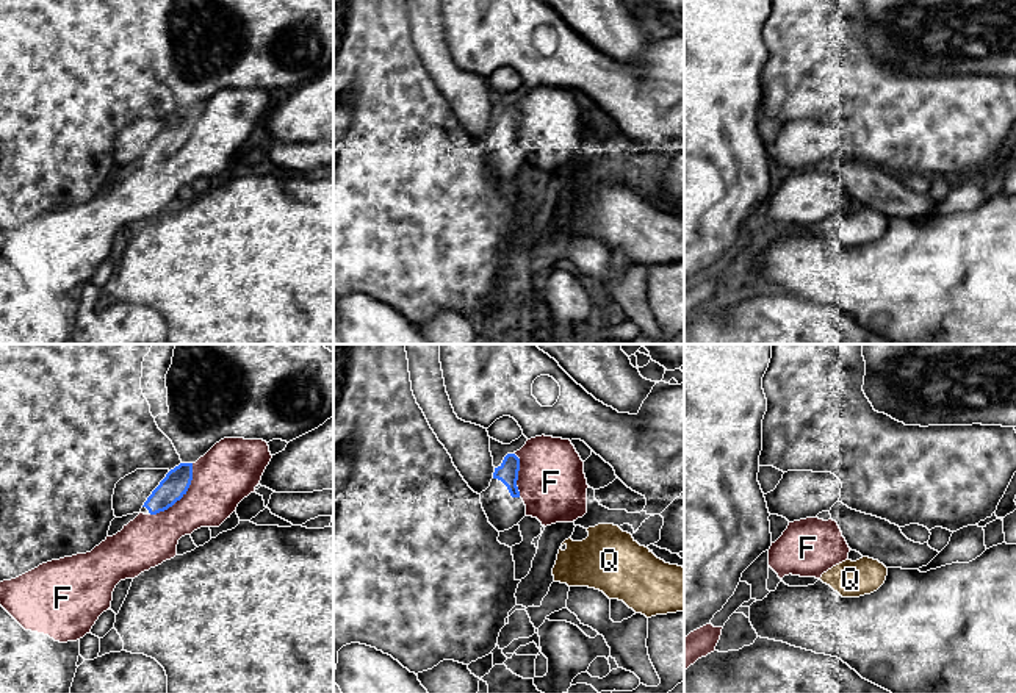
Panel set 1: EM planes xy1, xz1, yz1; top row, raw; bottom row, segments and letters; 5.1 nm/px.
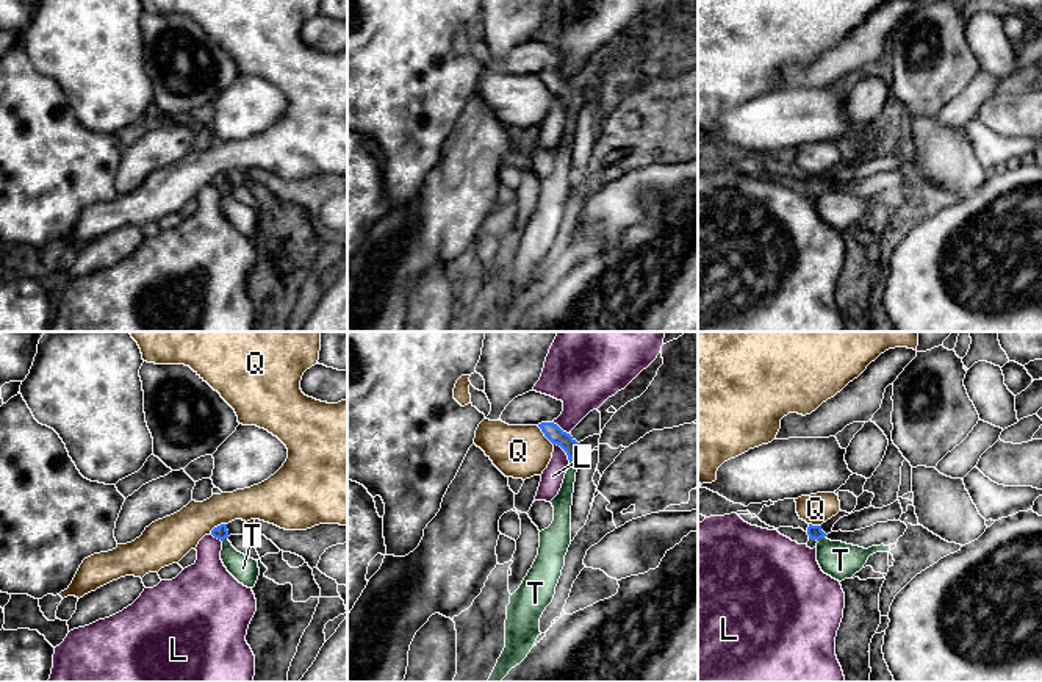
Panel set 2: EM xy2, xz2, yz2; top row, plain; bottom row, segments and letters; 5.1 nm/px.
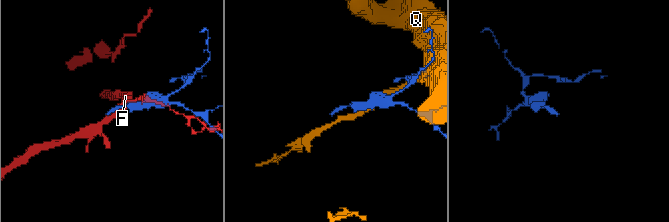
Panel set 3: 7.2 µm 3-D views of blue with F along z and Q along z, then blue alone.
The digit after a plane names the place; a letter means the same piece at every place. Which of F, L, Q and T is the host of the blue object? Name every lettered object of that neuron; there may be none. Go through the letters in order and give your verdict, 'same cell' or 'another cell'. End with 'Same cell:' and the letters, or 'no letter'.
F: another cell
L: another cell
Q: another cell
T: another cell
Same cell: no letter

